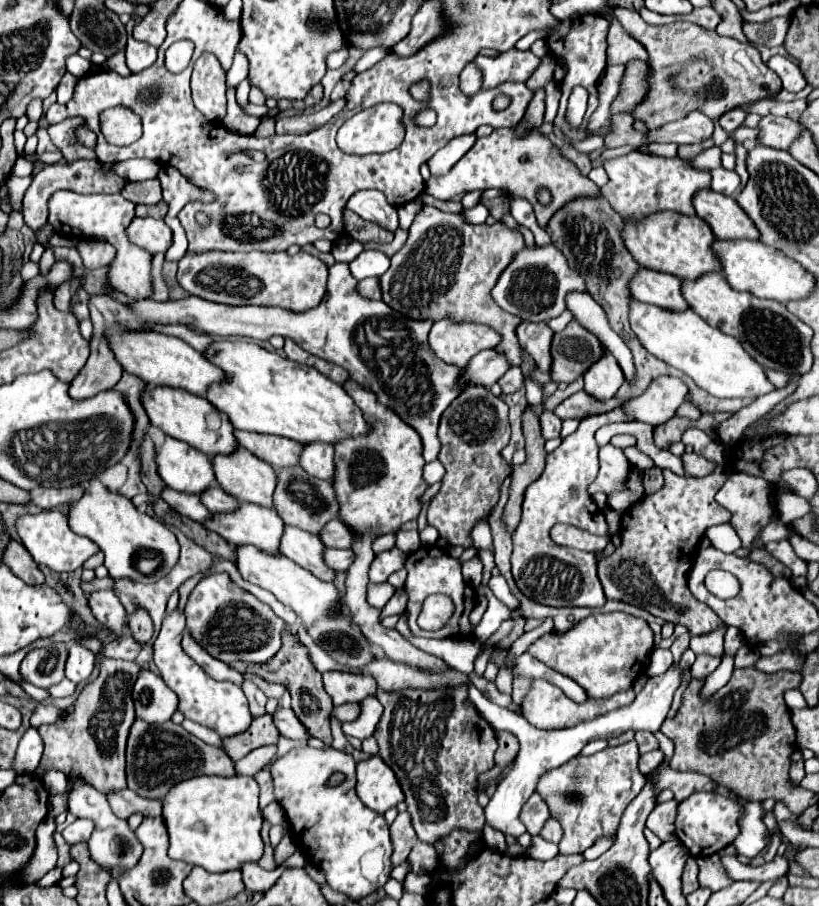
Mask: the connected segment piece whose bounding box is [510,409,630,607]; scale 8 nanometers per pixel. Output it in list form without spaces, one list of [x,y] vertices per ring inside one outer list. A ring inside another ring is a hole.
[[[620,409],[586,417],[580,427],[562,439],[562,445],[548,453],[544,473],[526,489],[522,503],[522,521],[512,533],[512,575],[518,589],[530,599],[552,607],[602,607],[606,595],[598,579],[598,553],[566,549],[550,539],[550,529],[558,523],[584,527],[594,535],[608,535],[604,513],[596,507],[588,493],[598,473],[598,445],[594,431],[612,421],[630,421]],[[576,489],[576,493],[572,493]]]

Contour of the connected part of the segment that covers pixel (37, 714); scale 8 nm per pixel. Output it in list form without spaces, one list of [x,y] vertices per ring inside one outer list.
[[[40,704],[30,718],[31,726],[38,728],[45,724],[52,724],[58,720],[60,710],[51,705]]]

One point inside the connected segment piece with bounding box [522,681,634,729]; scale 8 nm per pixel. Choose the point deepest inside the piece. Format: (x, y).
(546, 707)

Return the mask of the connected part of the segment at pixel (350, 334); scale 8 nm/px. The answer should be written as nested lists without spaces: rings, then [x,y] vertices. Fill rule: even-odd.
[[[334,263],[330,267],[328,291],[322,303],[306,313],[290,313],[280,307],[232,307],[212,303],[200,297],[186,297],[180,301],[134,301],[132,305],[118,303],[108,295],[90,297],[90,319],[94,323],[94,337],[90,339],[90,357],[80,369],[76,379],[70,383],[72,399],[86,399],[100,391],[112,389],[122,377],[120,363],[110,353],[110,341],[106,329],[120,325],[126,331],[152,331],[154,325],[180,323],[186,327],[196,327],[208,335],[218,337],[252,337],[256,341],[266,341],[272,335],[282,335],[294,339],[302,349],[312,355],[340,365],[348,371],[348,379],[372,391],[378,403],[398,413],[398,417],[408,423],[422,439],[424,461],[434,461],[438,457],[440,441],[436,437],[438,421],[444,409],[464,391],[460,385],[464,367],[442,361],[434,355],[428,345],[428,327],[432,319],[408,319],[392,311],[384,301],[370,301],[358,293],[358,281],[352,277],[348,263]]]

